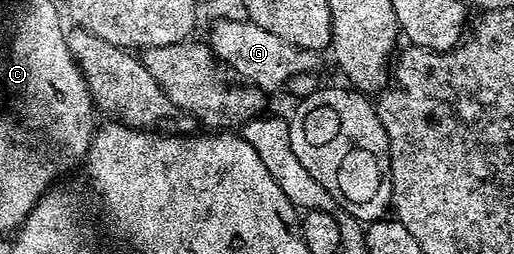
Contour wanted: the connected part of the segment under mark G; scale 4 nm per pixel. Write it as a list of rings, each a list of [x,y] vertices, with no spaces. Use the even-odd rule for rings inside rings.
[[[216,21],[213,24],[212,34],[206,37],[207,44],[211,45],[213,53],[221,62],[224,61],[237,73],[237,78],[251,83],[258,89],[271,91],[279,87],[287,86],[288,80],[299,73],[311,73],[317,67],[317,50],[294,47],[286,43],[286,39],[278,39],[270,31],[262,31],[252,21]]]

